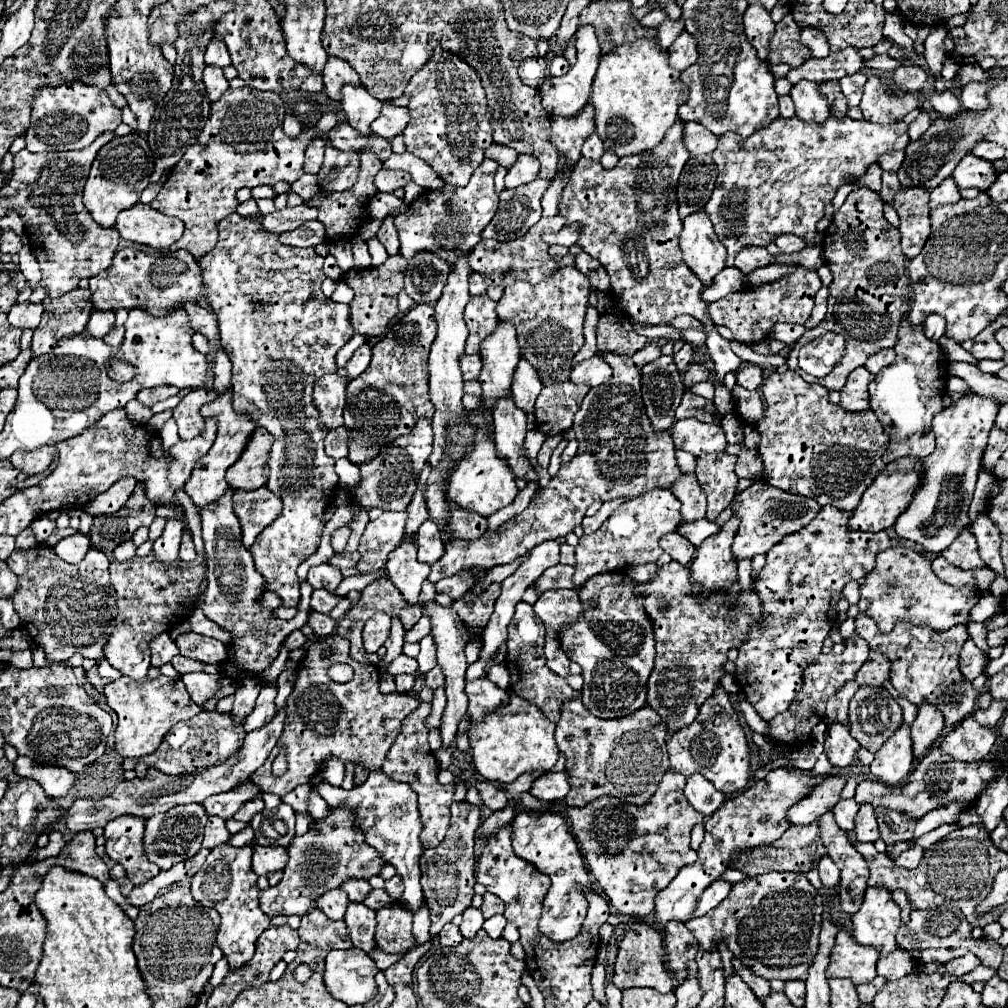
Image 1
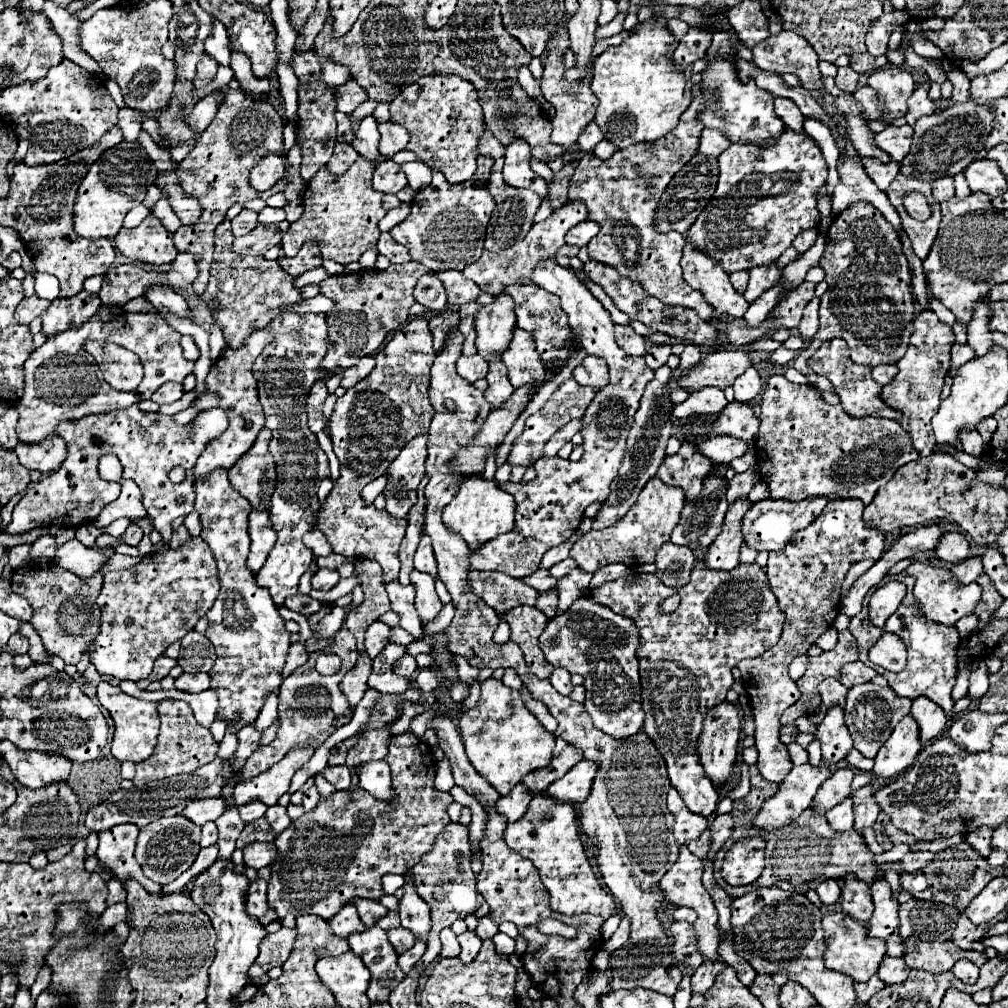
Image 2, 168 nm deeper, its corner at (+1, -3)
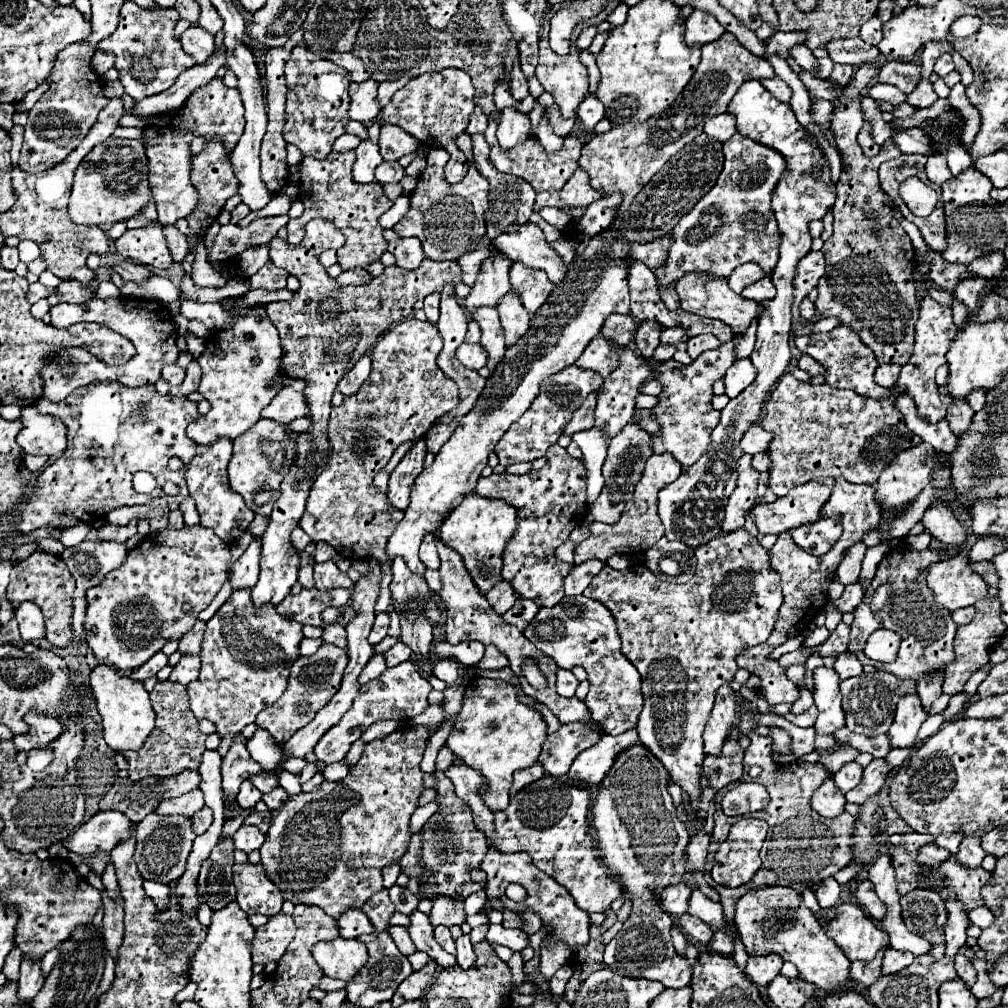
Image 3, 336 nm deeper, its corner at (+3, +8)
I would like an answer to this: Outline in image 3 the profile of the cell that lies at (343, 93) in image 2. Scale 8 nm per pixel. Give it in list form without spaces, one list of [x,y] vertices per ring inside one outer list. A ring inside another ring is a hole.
[[[369,79],[365,83],[351,83],[349,85],[349,117],[359,123],[371,123],[379,117],[381,107],[377,103],[377,81]]]

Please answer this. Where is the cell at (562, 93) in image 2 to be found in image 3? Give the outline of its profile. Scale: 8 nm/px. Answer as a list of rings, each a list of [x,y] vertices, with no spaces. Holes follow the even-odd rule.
[[[549,11],[545,15],[545,23],[541,27],[541,37],[539,37],[539,65],[537,65],[537,79],[539,83],[545,87],[545,91],[549,91],[553,97],[555,97],[555,103],[559,105],[561,113],[565,119],[573,117],[577,107],[579,107],[579,101],[583,101],[587,97],[587,89],[589,89],[589,77],[587,77],[587,67],[581,63],[579,59],[579,49],[571,47],[571,51],[567,55],[557,55],[553,53],[553,49],[549,47],[549,39],[547,39],[547,19],[551,19],[553,11]]]

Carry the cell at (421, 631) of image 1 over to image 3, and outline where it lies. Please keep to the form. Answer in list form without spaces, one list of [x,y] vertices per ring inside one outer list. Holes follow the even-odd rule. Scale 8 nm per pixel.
[[[375,655],[375,657],[365,665],[365,669],[361,671],[361,675],[359,675],[359,685],[365,685],[365,683],[377,679],[385,669],[387,669],[387,667],[385,667],[385,661],[383,661],[383,655]]]

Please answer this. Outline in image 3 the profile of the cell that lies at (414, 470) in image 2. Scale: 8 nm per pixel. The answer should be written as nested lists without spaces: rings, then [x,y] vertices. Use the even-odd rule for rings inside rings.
[[[419,439],[411,451],[401,459],[401,463],[393,469],[391,479],[389,479],[389,501],[393,507],[397,509],[407,509],[409,505],[409,495],[411,495],[411,487],[415,483],[415,479],[419,477],[419,473],[423,471],[423,459],[425,459],[427,447],[425,441]]]

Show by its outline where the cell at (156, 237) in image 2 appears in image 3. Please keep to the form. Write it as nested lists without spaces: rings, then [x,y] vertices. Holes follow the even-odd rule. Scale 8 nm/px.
[[[151,223],[143,229],[125,231],[115,241],[115,249],[119,255],[155,269],[169,269],[173,263],[165,243],[163,227],[159,223]]]

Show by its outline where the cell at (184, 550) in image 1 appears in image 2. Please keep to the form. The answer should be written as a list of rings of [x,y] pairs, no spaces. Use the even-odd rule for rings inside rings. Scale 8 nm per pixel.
[[[184,525],[179,526],[173,530],[173,538],[169,540],[169,548],[179,548],[185,540],[189,540],[191,534],[187,532],[187,528]]]

